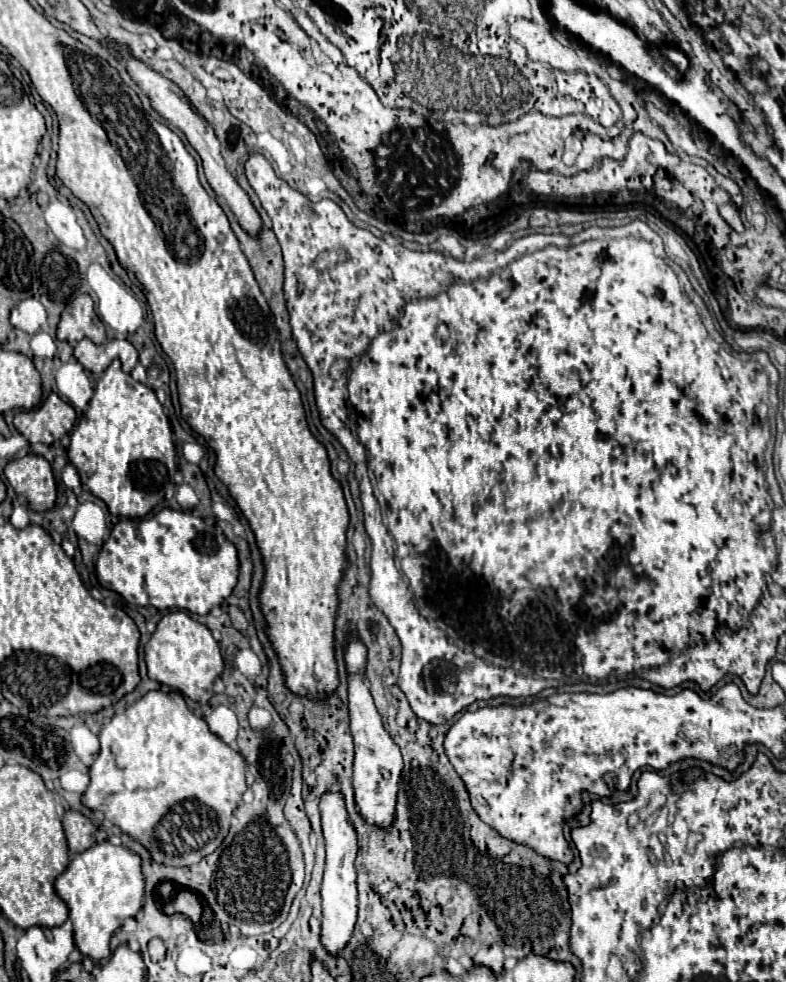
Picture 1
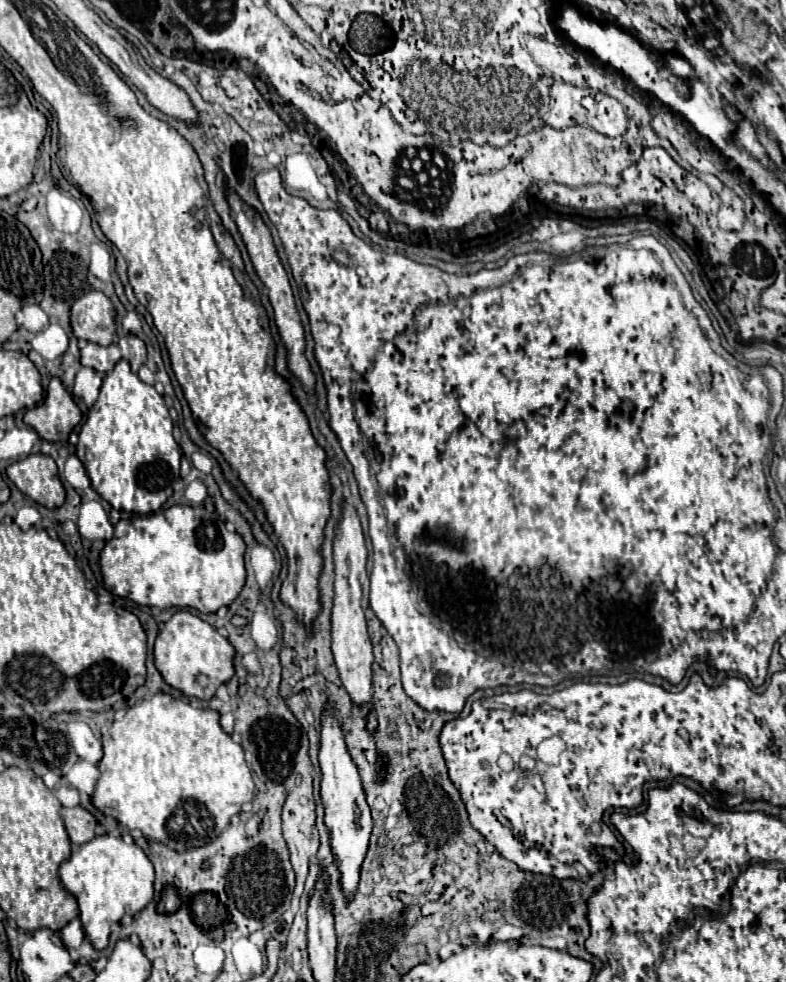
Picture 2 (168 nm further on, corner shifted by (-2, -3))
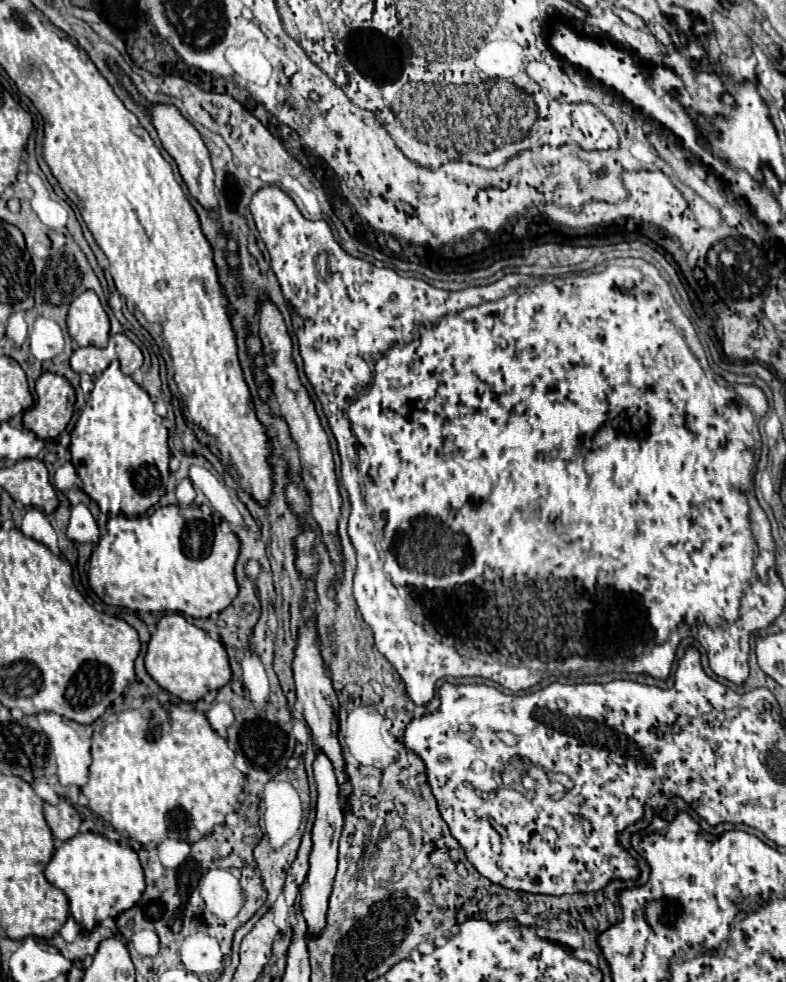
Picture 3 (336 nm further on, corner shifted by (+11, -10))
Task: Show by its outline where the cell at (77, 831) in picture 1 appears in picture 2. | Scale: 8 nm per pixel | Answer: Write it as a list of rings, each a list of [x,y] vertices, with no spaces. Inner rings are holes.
[[[81,805],[71,807],[71,809],[61,809],[61,817],[65,821],[65,829],[69,833],[69,839],[73,845],[83,845],[95,837],[95,827],[97,821],[95,817]]]

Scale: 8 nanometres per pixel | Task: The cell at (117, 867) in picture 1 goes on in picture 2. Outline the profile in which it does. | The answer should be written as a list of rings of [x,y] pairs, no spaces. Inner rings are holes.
[[[97,835],[91,841],[75,847],[71,857],[59,865],[59,877],[65,889],[79,903],[79,919],[95,949],[105,949],[109,943],[111,923],[117,923],[125,913],[141,911],[153,899],[155,871],[141,847],[127,845],[121,837]]]

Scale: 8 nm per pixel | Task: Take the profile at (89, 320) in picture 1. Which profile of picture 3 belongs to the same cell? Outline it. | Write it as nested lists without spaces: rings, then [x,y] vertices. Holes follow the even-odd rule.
[[[92,290],[80,294],[68,308],[68,334],[78,346],[104,348],[108,344],[110,322],[98,296]]]

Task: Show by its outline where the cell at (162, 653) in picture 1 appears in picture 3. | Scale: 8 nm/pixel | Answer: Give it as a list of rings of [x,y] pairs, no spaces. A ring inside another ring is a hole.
[[[182,614],[162,616],[156,632],[148,642],[144,664],[148,674],[160,688],[168,690],[184,702],[202,700],[206,692],[222,688],[232,676],[228,666],[228,654],[222,642],[210,638],[204,630],[188,624]]]

